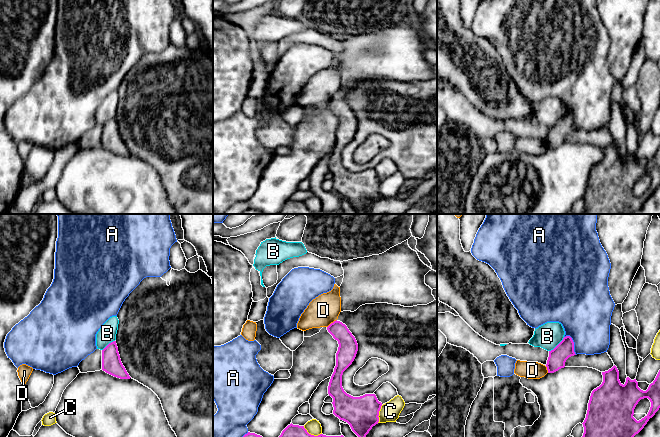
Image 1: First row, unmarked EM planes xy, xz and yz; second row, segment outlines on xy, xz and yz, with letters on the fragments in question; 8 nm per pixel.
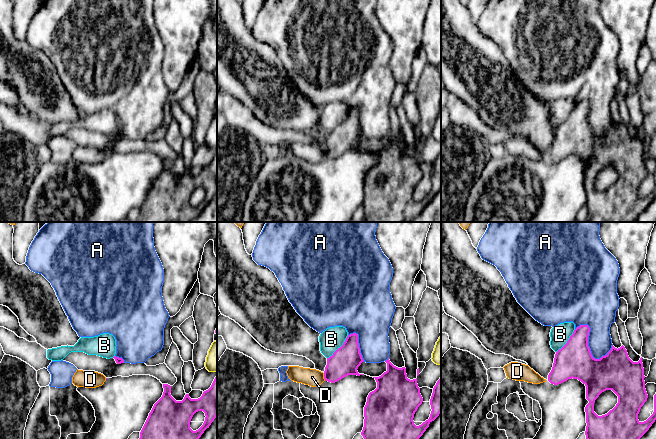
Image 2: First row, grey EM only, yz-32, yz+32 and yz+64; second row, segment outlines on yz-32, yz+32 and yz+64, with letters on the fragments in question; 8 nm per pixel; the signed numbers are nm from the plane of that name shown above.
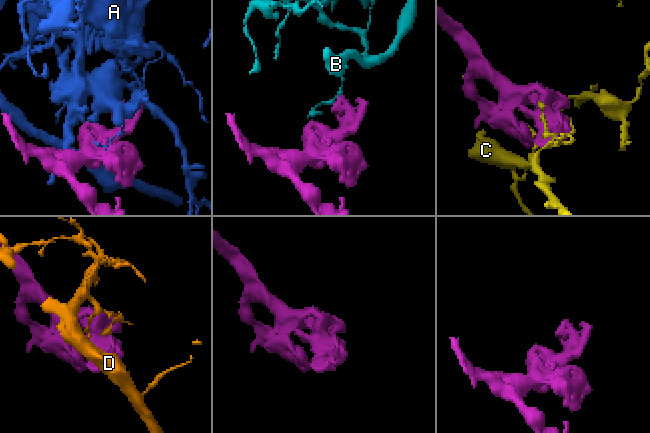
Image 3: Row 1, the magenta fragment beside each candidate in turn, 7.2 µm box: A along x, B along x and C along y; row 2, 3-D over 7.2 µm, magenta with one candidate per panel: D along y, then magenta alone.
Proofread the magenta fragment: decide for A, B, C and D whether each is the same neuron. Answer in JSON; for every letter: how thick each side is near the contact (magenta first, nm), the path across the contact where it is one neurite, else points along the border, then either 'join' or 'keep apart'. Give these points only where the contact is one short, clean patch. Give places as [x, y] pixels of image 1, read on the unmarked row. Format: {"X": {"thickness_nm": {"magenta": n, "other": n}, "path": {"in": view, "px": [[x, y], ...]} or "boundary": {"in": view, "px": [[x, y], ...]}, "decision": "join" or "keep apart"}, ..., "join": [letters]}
{"A": {"thickness_nm": {"magenta": 140, "other": 400}, "decision": "keep apart"}, "B": {"thickness_nm": {"magenta": 140, "other": 200}, "decision": "keep apart"}, "C": {"thickness_nm": {"magenta": 280, "other": 160}, "decision": "keep apart"}, "D": {"thickness_nm": {"magenta": 160, "other": 240}, "boundary": {"in": "xz", "px": [[336, 95], [327, 103]]}, "decision": "keep apart"}, "join": []}

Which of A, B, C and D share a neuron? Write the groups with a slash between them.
A / B / C / D

